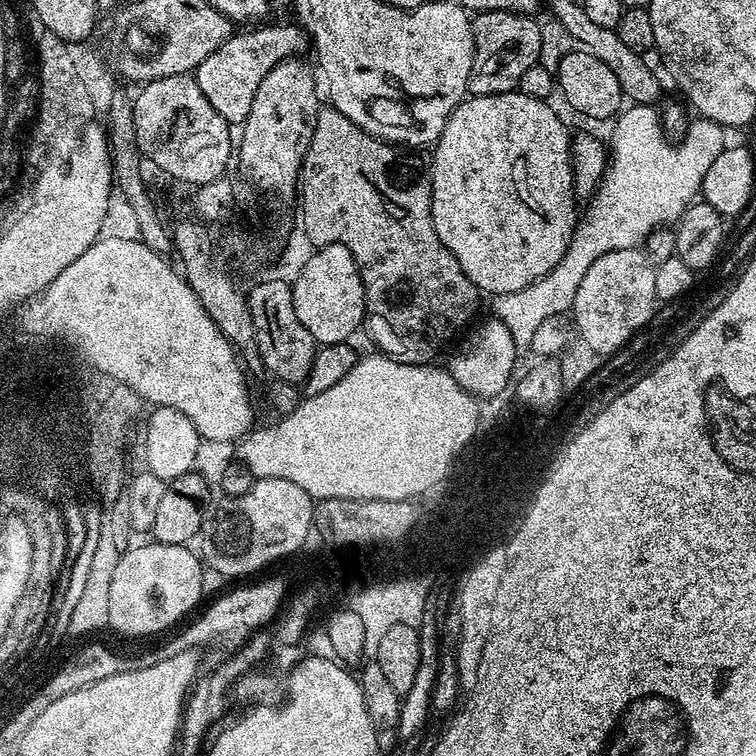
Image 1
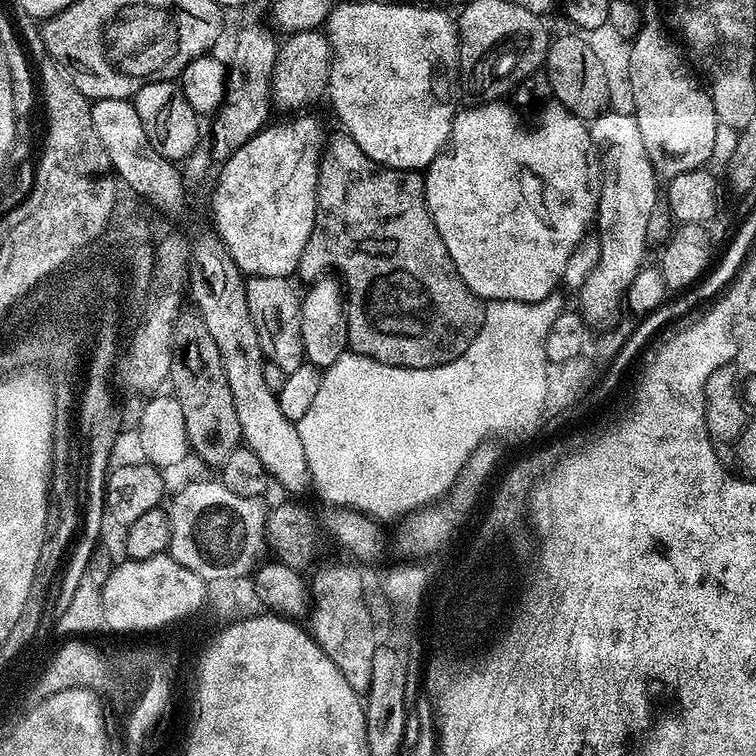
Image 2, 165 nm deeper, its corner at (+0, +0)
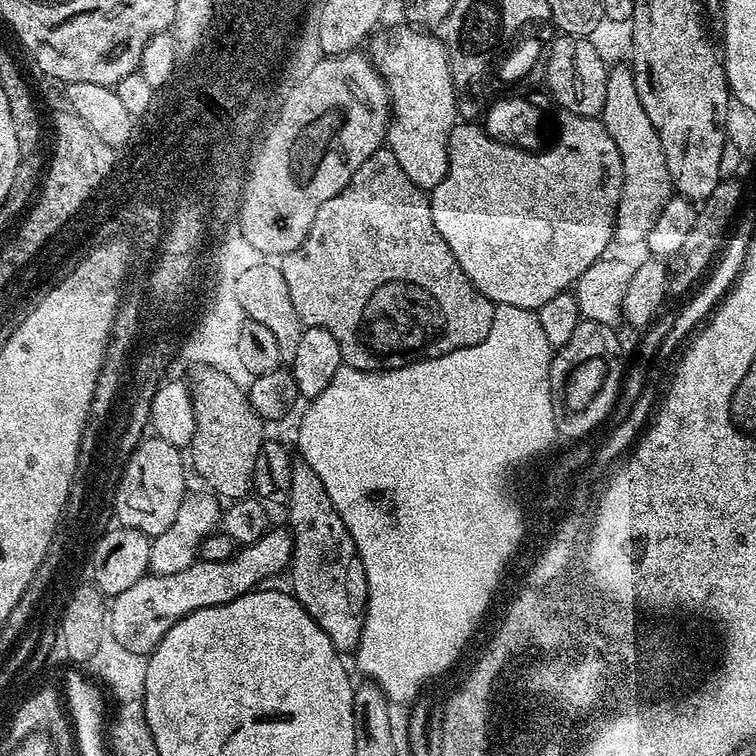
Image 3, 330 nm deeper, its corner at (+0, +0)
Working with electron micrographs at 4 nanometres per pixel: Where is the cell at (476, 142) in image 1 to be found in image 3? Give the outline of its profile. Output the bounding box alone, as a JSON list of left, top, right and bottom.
[430,116,624,310]

